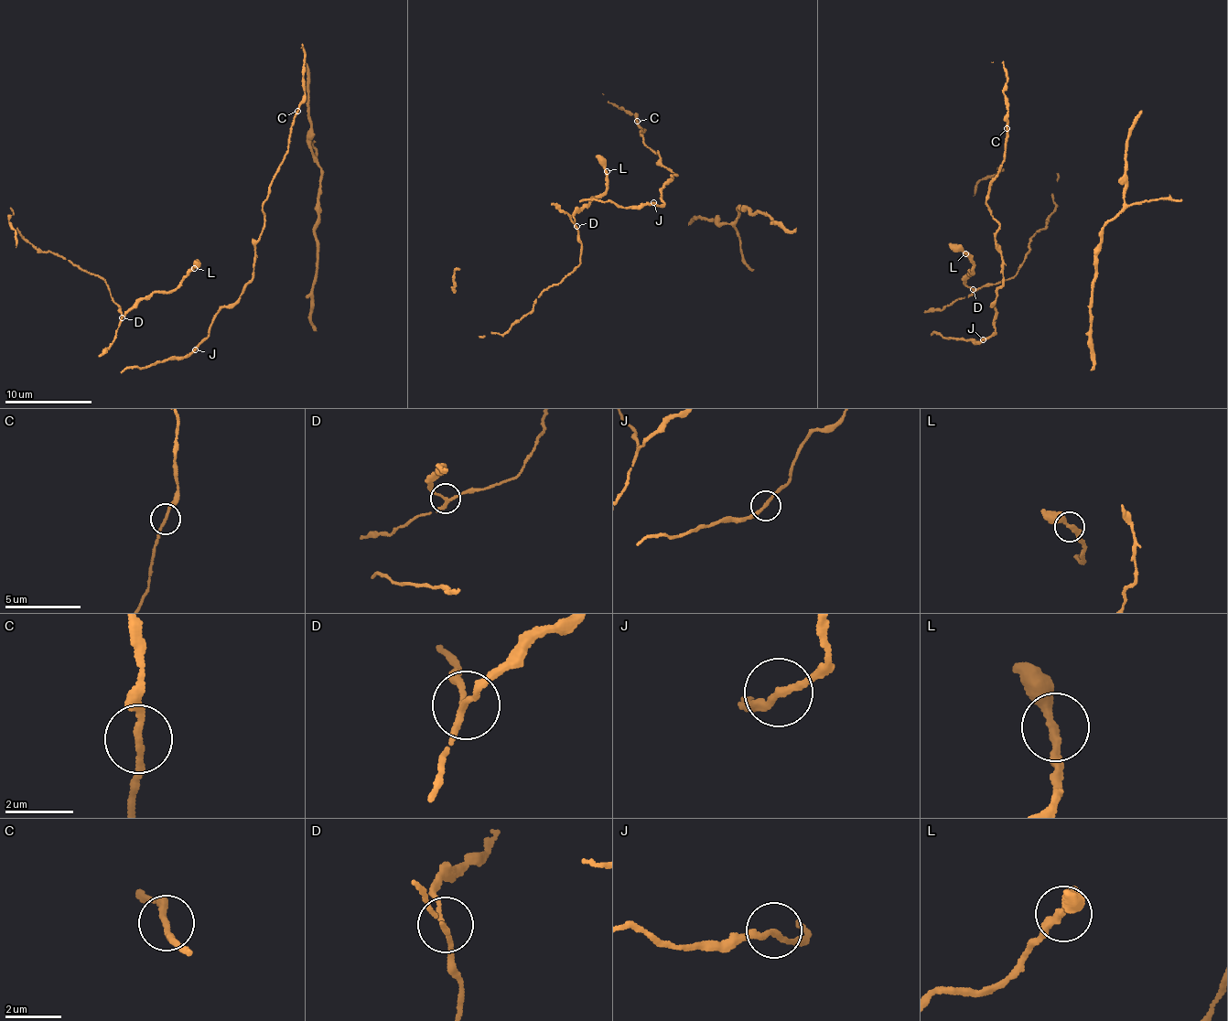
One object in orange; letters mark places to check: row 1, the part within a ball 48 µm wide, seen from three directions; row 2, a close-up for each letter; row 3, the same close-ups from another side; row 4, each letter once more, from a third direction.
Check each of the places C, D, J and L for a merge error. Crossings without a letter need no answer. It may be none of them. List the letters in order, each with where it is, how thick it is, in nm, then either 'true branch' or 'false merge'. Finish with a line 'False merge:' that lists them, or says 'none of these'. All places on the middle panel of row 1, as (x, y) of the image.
C: place (637, 121); calibre 170 nm; true branch
D: place (576, 226); calibre 150 nm; true branch
J: place (653, 202); calibre 190 nm; true branch
L: place (607, 171); calibre 280 nm; true branch
False merge: none of these

